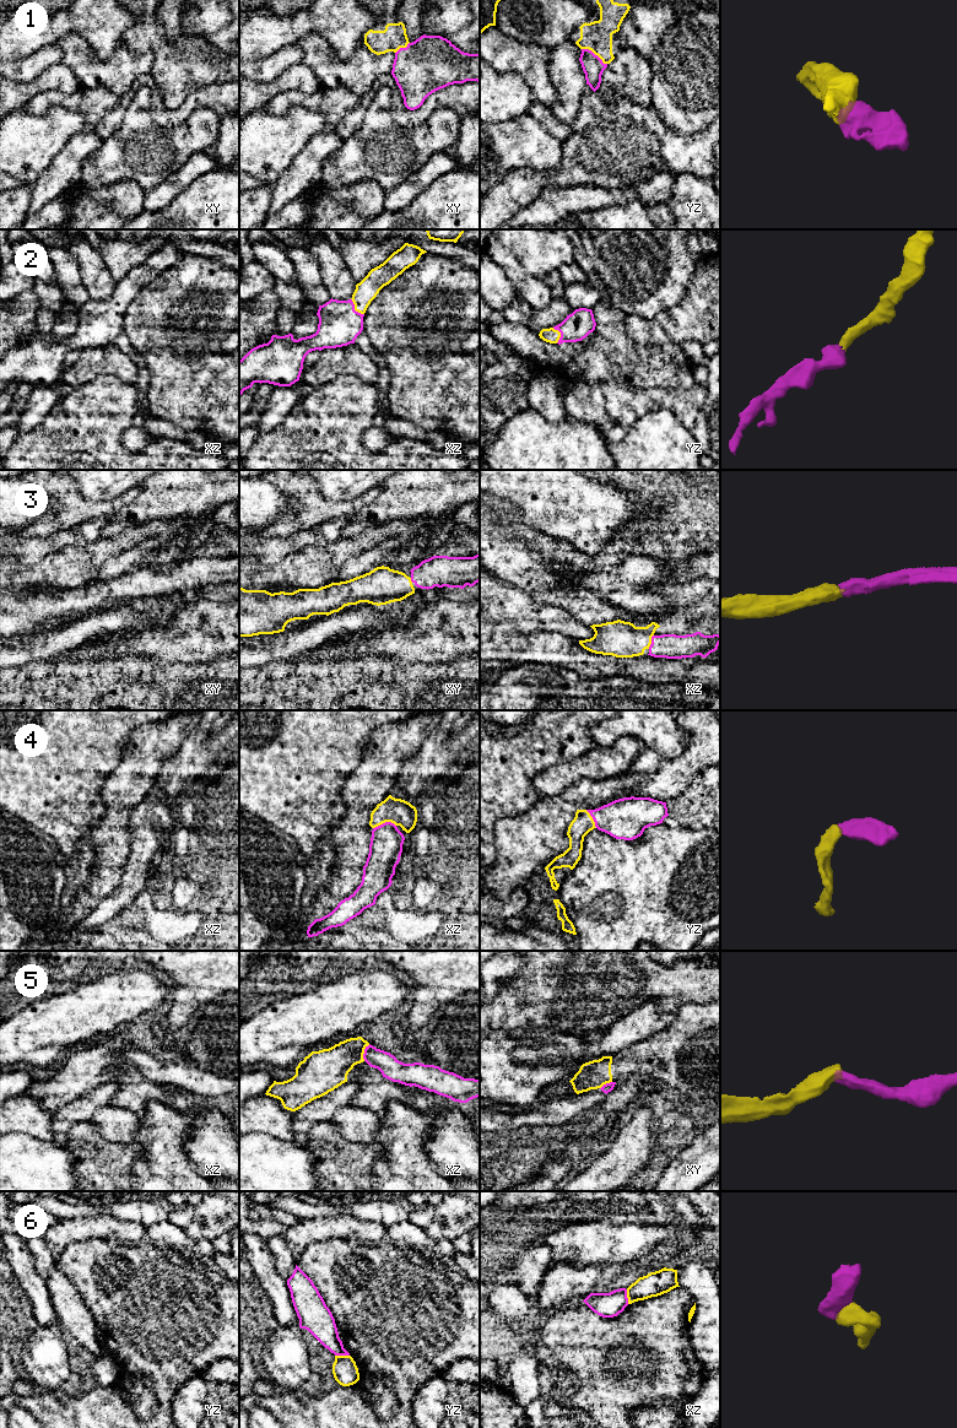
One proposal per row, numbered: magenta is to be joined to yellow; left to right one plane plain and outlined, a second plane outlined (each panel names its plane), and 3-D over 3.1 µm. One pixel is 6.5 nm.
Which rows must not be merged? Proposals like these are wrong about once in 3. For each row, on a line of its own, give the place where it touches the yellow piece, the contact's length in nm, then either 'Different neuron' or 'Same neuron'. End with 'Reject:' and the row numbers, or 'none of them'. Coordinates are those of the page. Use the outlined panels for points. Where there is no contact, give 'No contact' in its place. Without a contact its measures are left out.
1: Touches yellow at yz (594, 53). Shared border 200 nm. Same neuron
2: Touches yellow at xz (355, 308). Shared border 140 nm. Same neuron
3: Touches yellow at xz (650, 642). Shared border 100 nm. Same neuron
4: Touches yellow at xz (384, 822). Shared border 150 nm. Same neuron
5: Touches yellow at xz (363, 1053). Shared border 120 nm. Different neuron
6: Touches yellow at yz (342, 1356). Shared border 100 nm. Same neuron
Reject: 5

